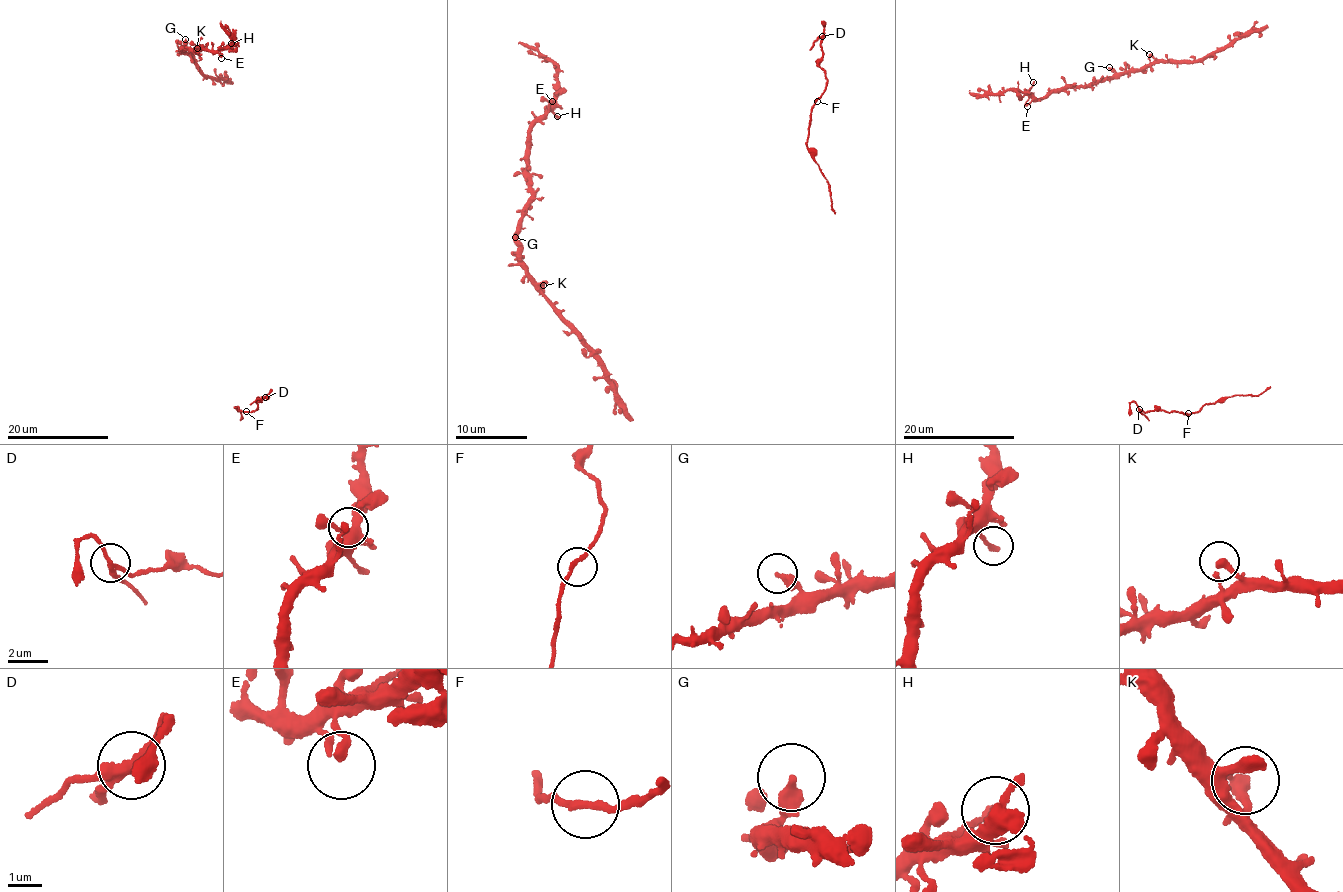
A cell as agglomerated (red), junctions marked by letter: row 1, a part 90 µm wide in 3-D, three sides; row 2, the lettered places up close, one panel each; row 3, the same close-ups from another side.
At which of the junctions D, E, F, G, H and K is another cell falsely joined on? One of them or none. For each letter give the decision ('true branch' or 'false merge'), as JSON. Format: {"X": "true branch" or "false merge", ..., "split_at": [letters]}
{"D": "false merge", "E": "true branch", "F": "true branch", "G": "true branch", "H": "true branch", "K": "true branch", "split_at": ["D"]}

